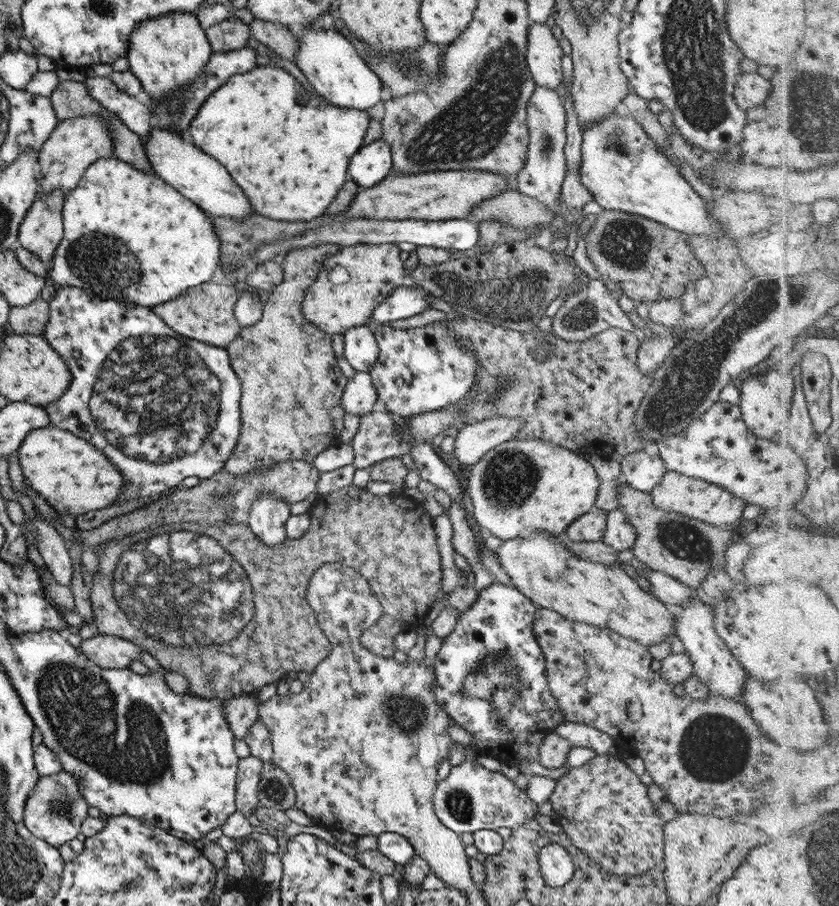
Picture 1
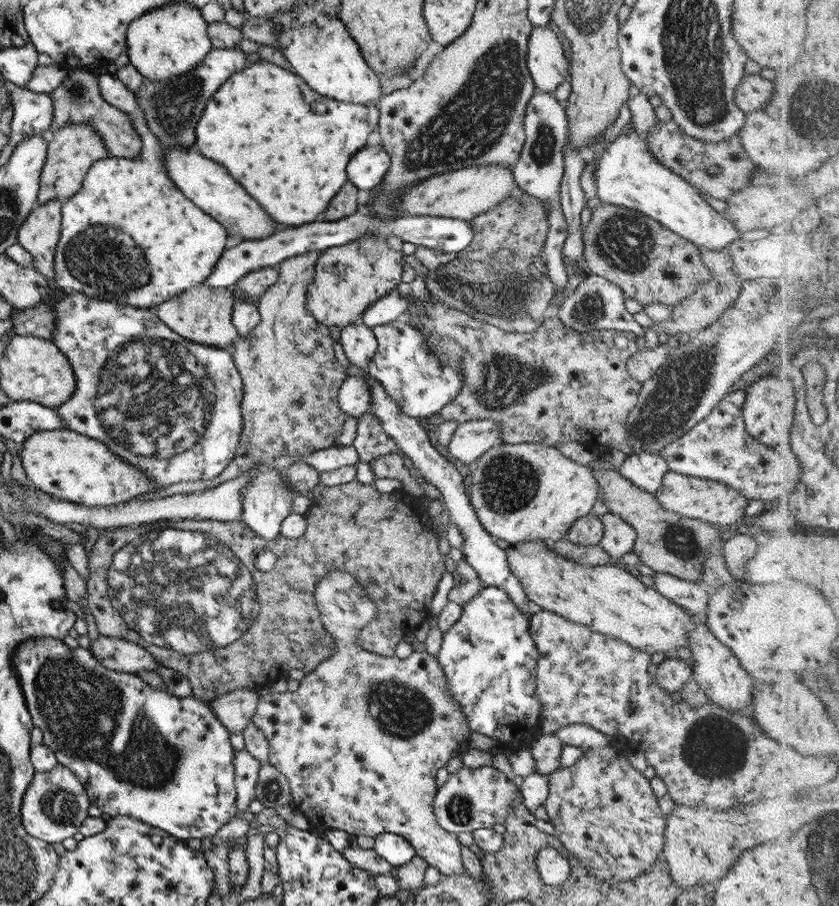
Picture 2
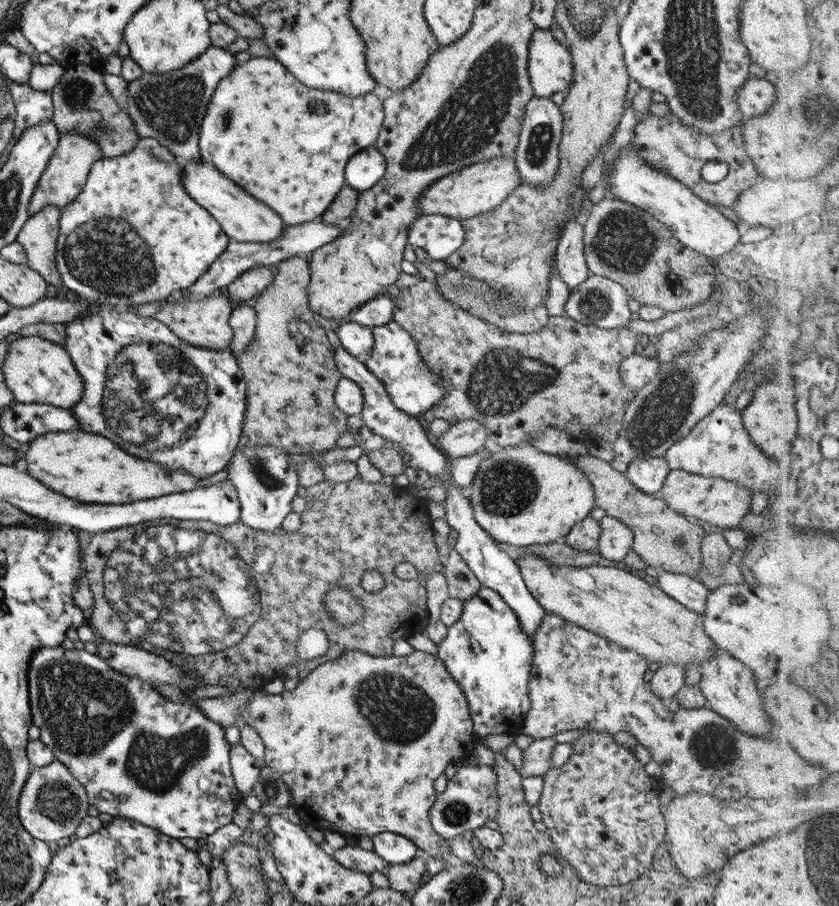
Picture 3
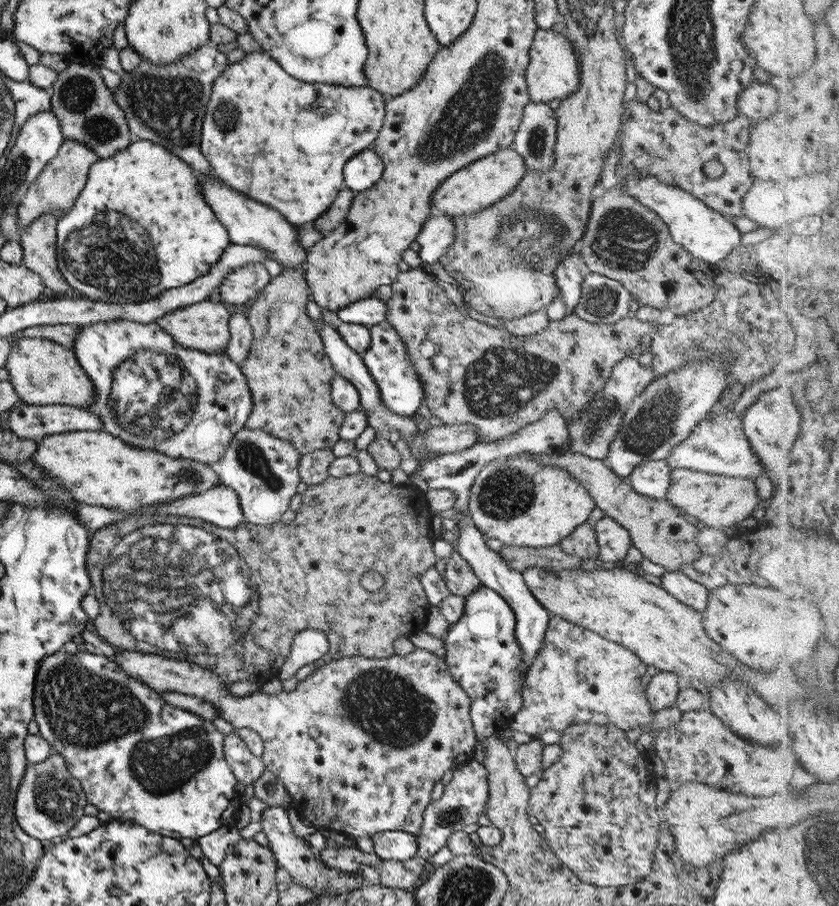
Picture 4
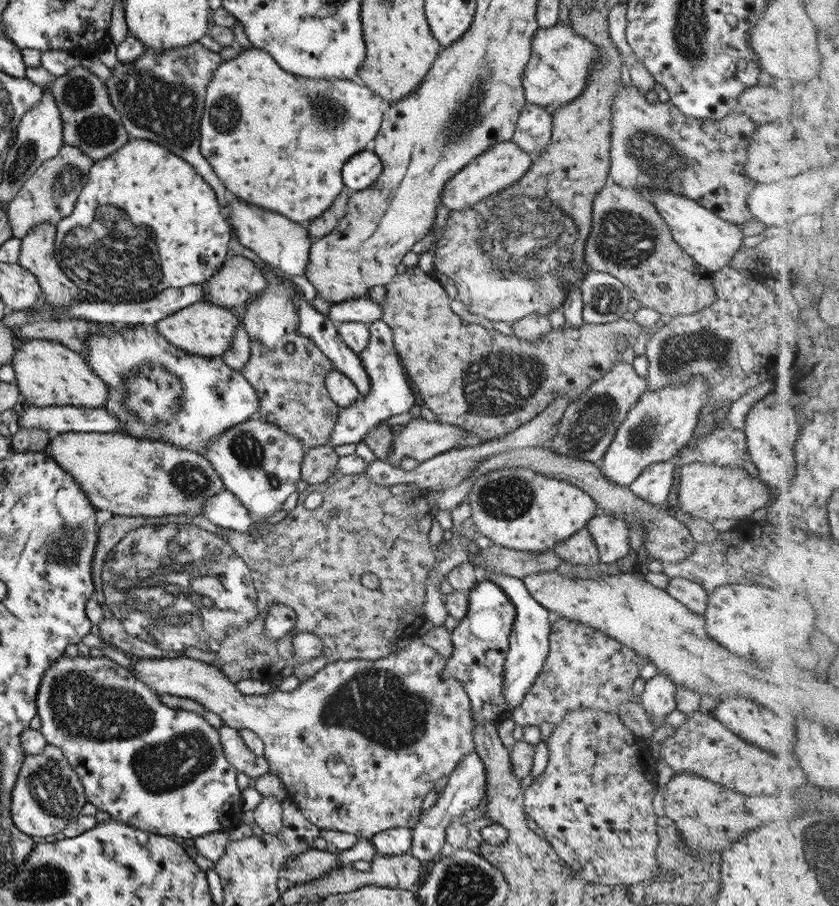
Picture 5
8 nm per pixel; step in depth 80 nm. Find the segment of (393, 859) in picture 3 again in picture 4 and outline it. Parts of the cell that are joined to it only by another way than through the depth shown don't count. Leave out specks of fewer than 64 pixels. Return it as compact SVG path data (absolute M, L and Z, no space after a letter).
M383 831L370 838L373 853L380 860L403 861L415 857L415 837L407 832Z

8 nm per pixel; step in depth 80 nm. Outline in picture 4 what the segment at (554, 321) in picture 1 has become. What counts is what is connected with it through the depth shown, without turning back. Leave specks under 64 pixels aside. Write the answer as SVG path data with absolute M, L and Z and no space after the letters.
M590 272L581 281L579 300L574 308L574 315L590 323L613 324L627 317L627 312L629 312L627 303L630 299L630 294L620 282Z

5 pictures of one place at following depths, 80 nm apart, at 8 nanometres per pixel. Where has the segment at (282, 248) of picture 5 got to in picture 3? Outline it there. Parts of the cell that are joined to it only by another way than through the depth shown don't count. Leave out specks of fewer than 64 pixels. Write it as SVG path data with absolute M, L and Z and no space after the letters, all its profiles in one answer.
M180 161L180 180L184 191L219 224L232 241L266 243L280 237L285 228L282 220L271 208L259 204L259 200L247 196L237 184L221 176L211 164L199 161Z

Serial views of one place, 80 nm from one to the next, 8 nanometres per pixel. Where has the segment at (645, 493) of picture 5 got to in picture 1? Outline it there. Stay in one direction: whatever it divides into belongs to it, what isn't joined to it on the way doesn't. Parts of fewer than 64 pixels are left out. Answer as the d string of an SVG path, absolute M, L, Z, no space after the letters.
M644 451L626 454L619 461L620 480L641 492L649 493L666 472L659 455L649 456Z

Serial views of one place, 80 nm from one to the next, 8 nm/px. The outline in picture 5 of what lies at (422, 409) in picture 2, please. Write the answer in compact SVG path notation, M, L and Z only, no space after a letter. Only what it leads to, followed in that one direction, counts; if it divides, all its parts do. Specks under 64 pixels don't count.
M379 319L368 324L368 332L367 345L356 355L357 360L361 362L361 368L365 371L367 380L369 380L369 393L363 397L357 396L353 405L345 407L345 409L339 408L330 434L330 442L327 444L332 448L341 446L341 444L357 444L363 440L369 429L391 416L407 413L415 404L409 381L405 378L405 372L403 372L397 352L393 348L390 329Z

